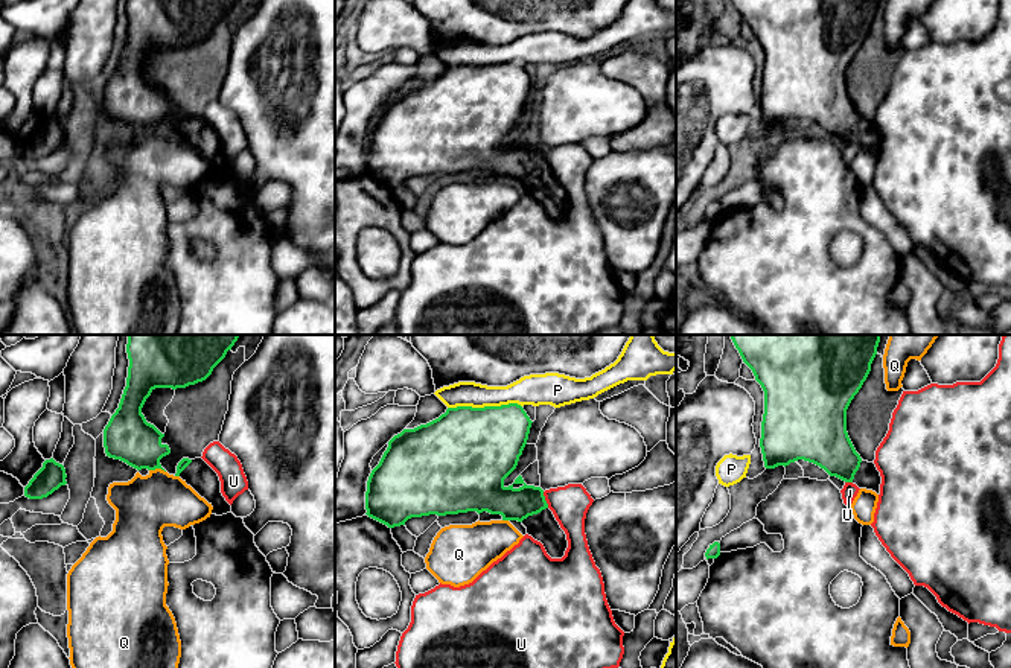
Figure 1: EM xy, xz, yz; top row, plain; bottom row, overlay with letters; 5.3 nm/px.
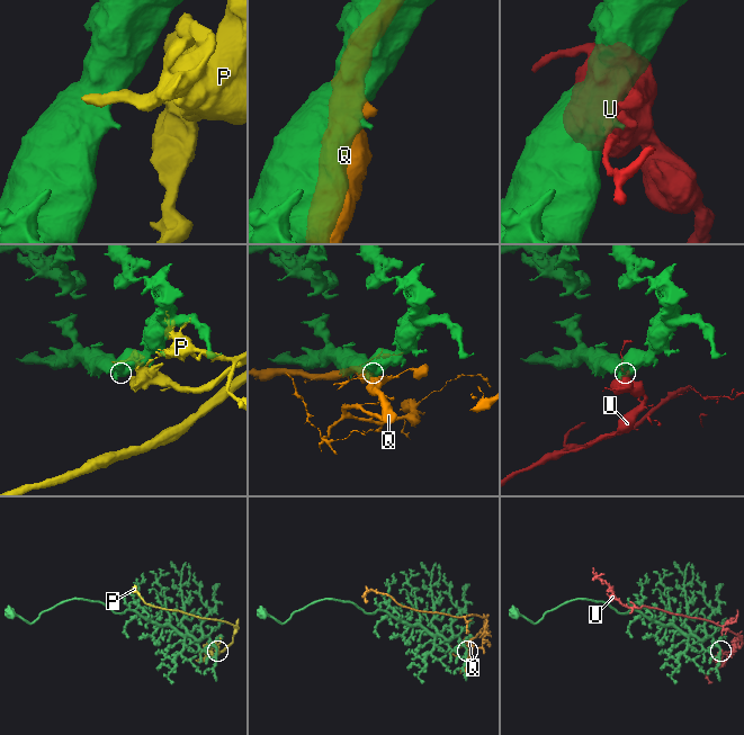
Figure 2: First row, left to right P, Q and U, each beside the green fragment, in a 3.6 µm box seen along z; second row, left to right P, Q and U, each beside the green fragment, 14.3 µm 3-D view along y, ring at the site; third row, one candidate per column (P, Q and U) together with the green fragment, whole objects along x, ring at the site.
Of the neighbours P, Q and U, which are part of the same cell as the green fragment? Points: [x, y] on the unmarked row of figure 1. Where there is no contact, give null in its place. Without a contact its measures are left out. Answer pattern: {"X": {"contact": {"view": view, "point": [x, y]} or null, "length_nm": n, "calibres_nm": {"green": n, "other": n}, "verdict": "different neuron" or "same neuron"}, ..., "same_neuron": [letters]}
{"P": {"contact": {"view": "xz", "point": [484, 66]}, "length_nm": 400, "calibres_nm": {"green": 460, "other": 160}, "verdict": "different neuron"}, "Q": {"contact": {"view": "xy", "point": [157, 127]}, "length_nm": 90, "calibres_nm": {"green": 260, "other": 300}, "verdict": "different neuron"}, "U": {"contact": {"view": "xz", "point": [544, 159]}, "length_nm": 90, "calibres_nm": {"green": 180, "other": 200}, "verdict": "different neuron"}, "same_neuron": []}

